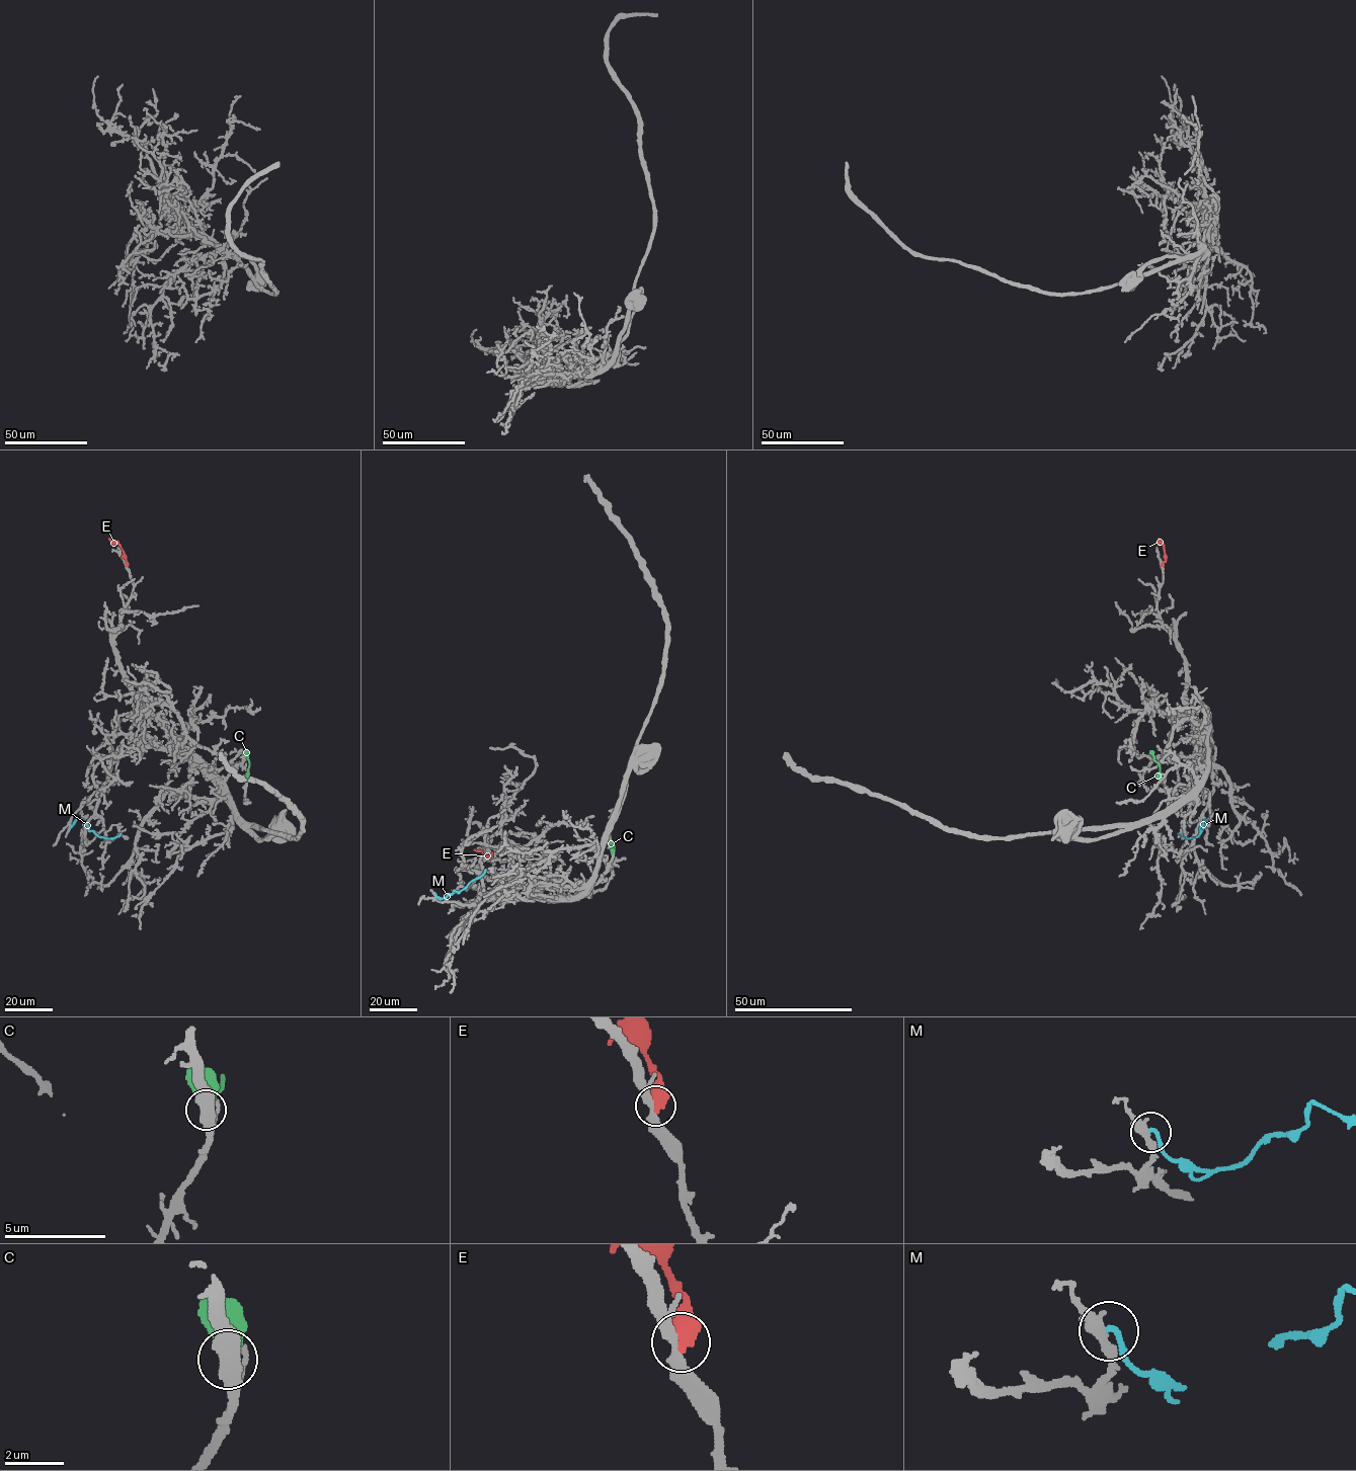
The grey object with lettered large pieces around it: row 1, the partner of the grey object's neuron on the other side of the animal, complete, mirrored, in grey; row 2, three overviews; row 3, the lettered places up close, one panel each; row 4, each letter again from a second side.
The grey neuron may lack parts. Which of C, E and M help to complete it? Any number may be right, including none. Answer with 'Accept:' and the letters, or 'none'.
Accept: none

